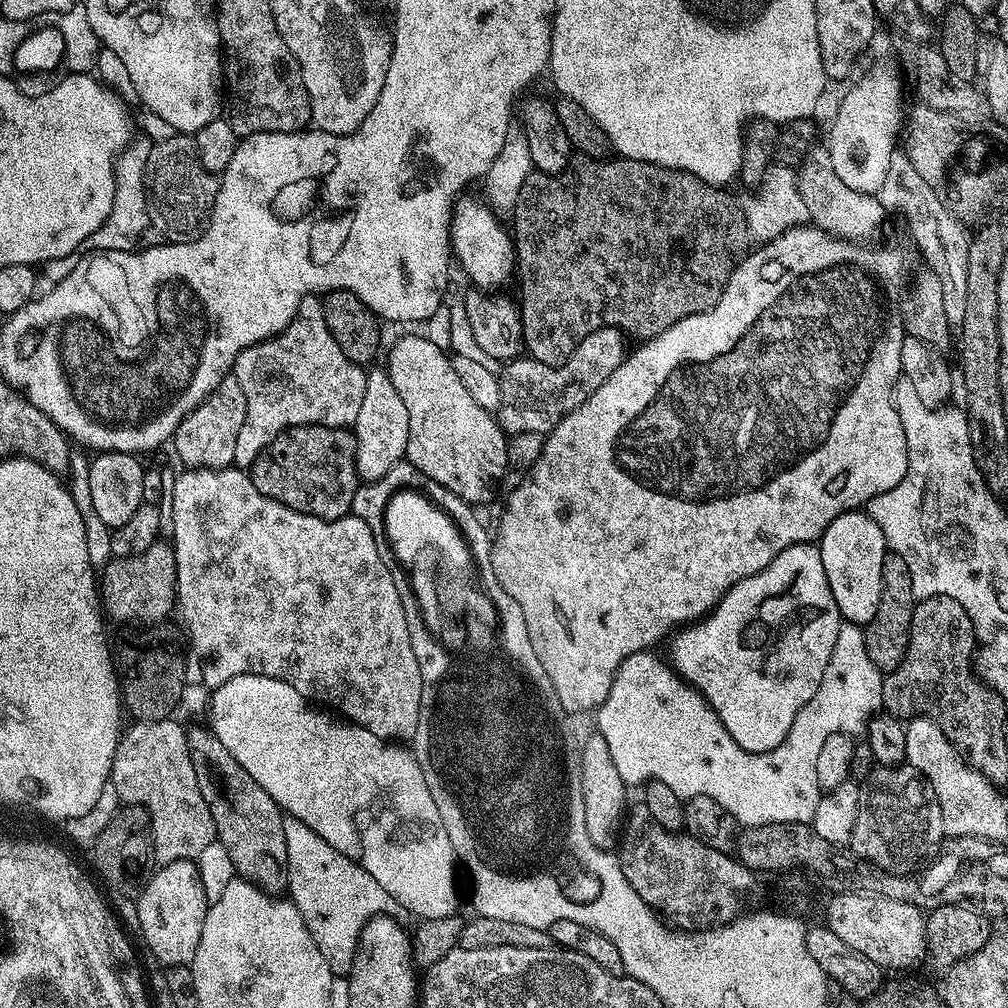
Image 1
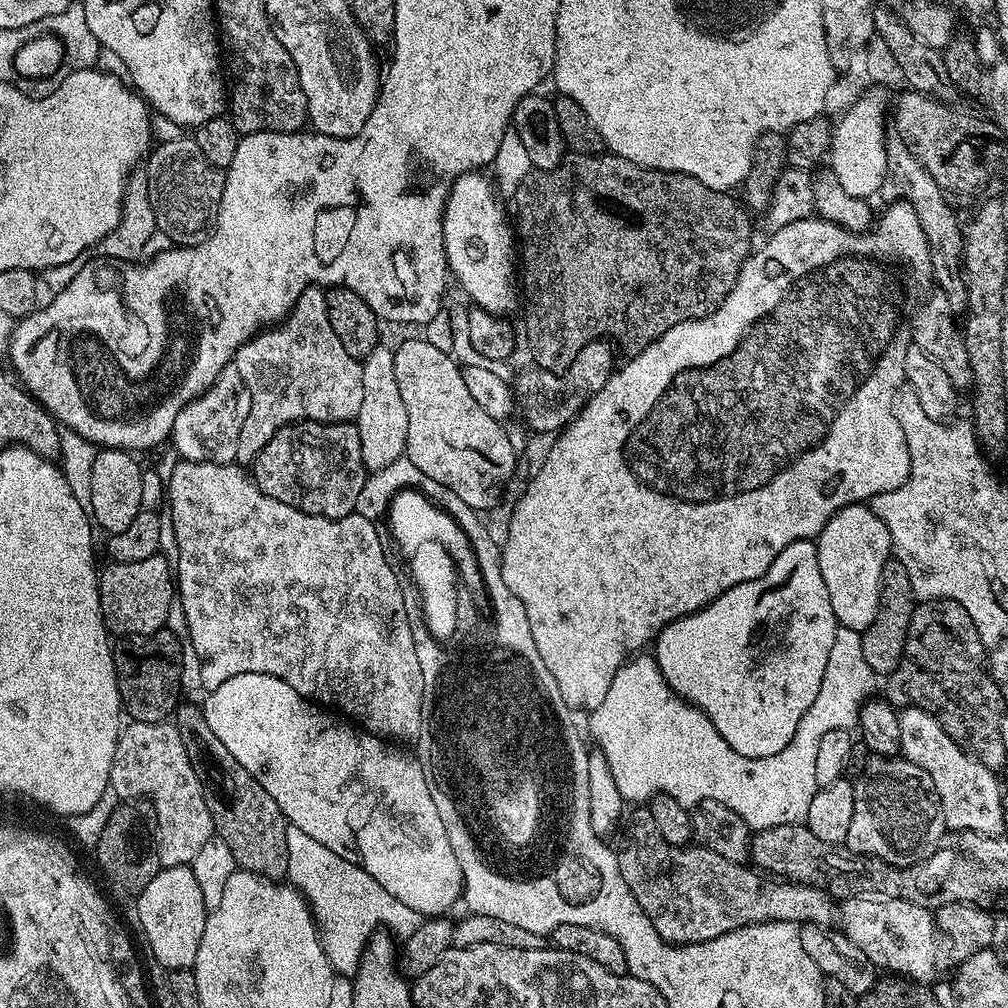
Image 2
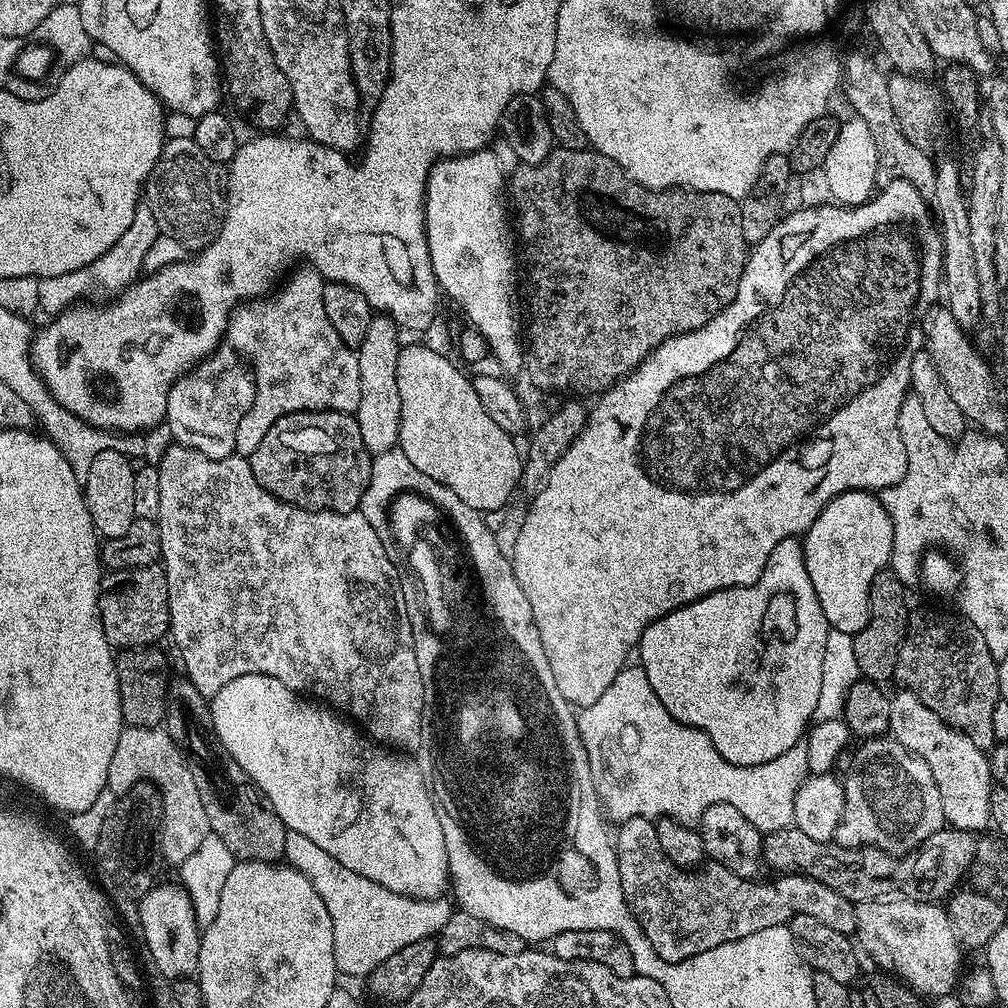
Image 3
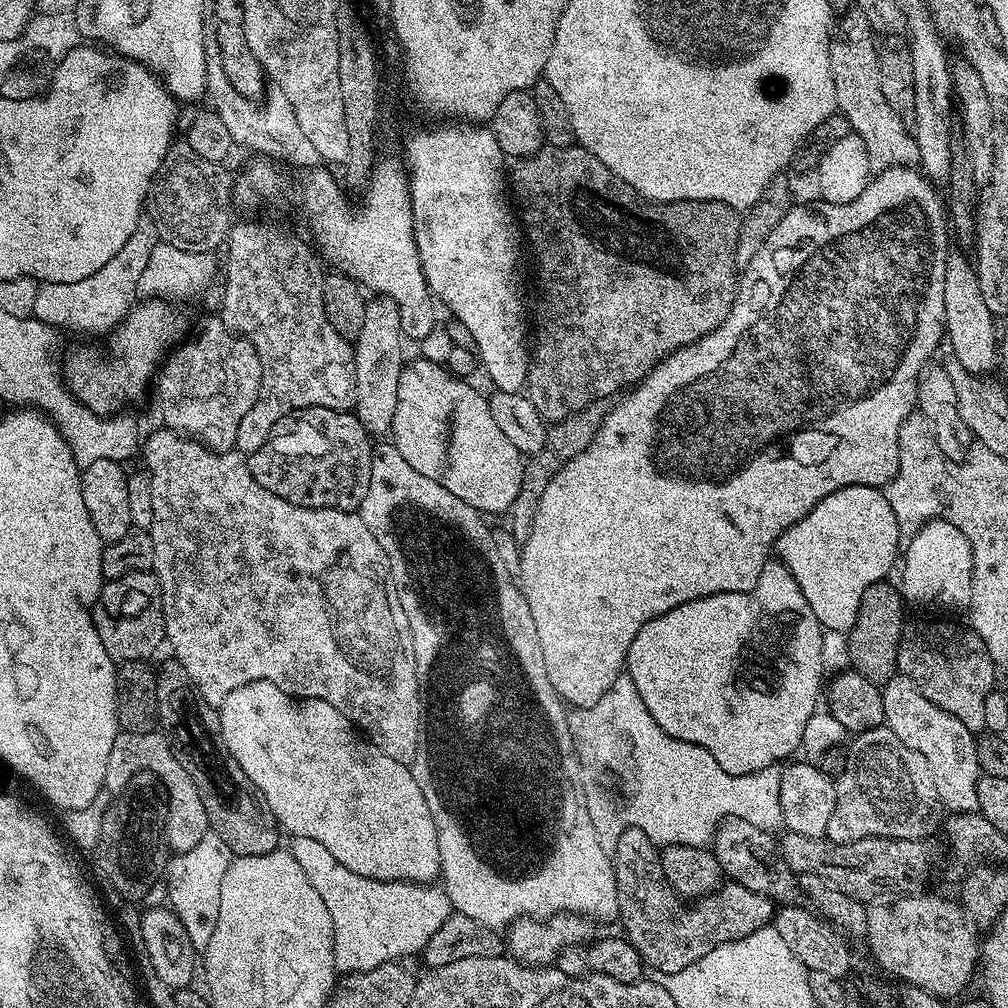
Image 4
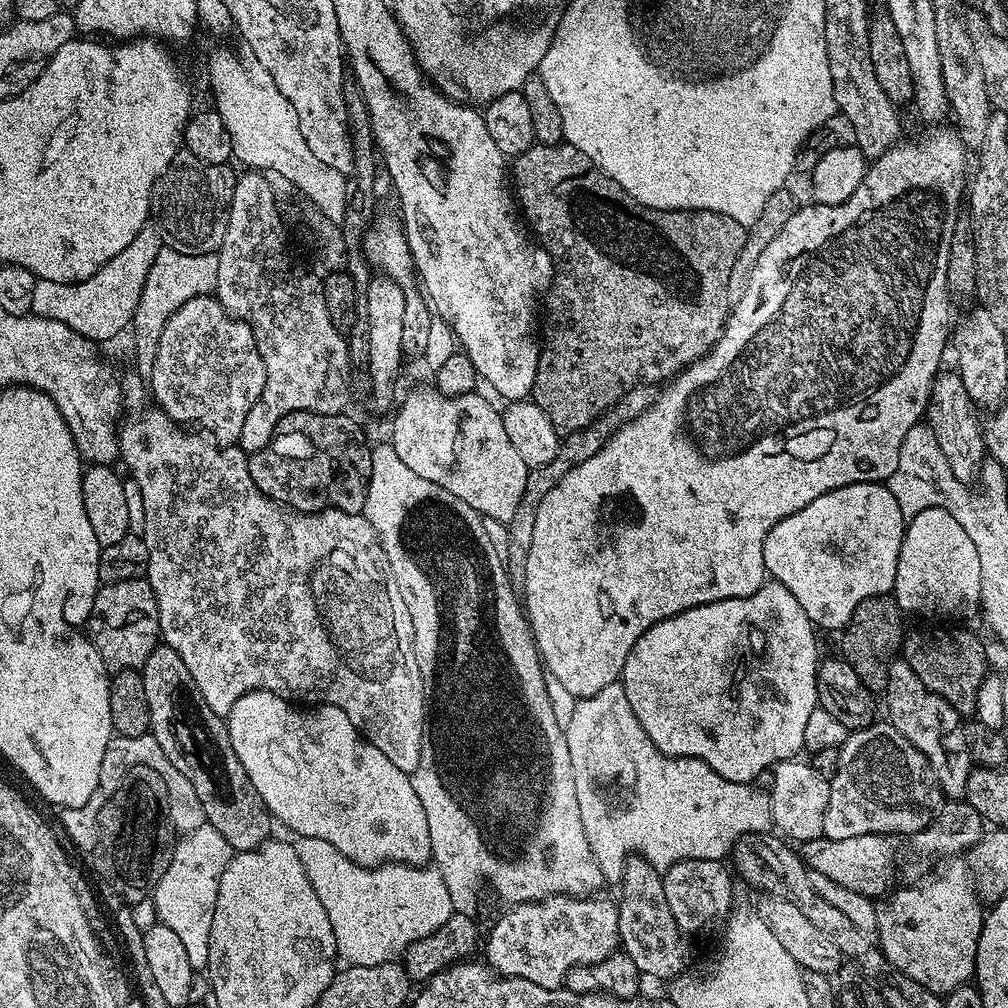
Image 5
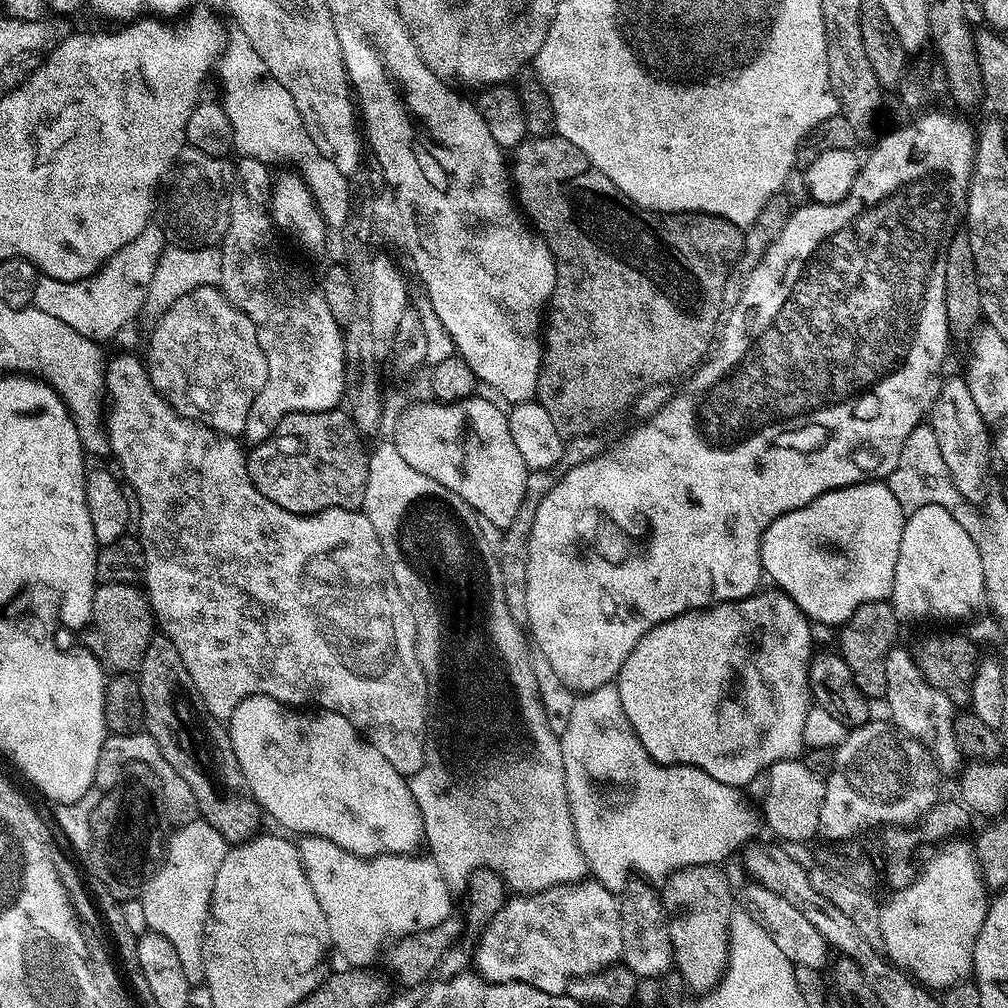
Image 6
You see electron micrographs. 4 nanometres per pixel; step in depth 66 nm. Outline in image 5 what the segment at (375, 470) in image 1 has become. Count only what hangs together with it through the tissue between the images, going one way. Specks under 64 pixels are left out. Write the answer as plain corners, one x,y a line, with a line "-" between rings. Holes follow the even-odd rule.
383,274
373,275
369,284
369,293
366,295
367,318
369,332
369,360
366,367
369,386
371,388
370,400
380,408
391,409
392,395
396,392
396,379
400,376
400,360
405,359
402,346
402,326
406,318
406,298
404,289
398,282
388,279

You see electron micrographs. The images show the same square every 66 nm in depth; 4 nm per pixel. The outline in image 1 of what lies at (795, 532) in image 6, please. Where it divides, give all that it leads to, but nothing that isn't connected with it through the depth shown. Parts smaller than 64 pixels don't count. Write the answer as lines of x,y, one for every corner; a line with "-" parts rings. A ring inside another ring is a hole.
865,511
847,512
827,527
818,547
841,617
851,624
866,626
873,620
881,598
882,562
888,551
882,530

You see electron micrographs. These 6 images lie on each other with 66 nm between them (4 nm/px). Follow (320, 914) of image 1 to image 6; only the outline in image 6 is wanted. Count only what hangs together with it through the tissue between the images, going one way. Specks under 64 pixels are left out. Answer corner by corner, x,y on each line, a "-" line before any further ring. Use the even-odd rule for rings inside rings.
300,836
298,840
298,847
300,849
300,857
304,862
304,869
310,878
310,884
314,890
314,898
318,898
318,906
322,906
322,914
326,914
326,926
328,927
328,939
331,947
335,949
335,951
336,948
340,951
341,958
348,963
345,965
368,966
368,963
375,958
376,954
378,956
381,953
382,945
385,942
391,941
393,938
409,936
415,932
421,932
422,930
430,930
453,915
453,893
449,892
448,887
446,886
446,878
442,878
442,870
438,870
438,862
434,862
431,855
385,854
383,856
360,856
357,852
351,852
334,842
330,842
330,838
322,838
321,836

